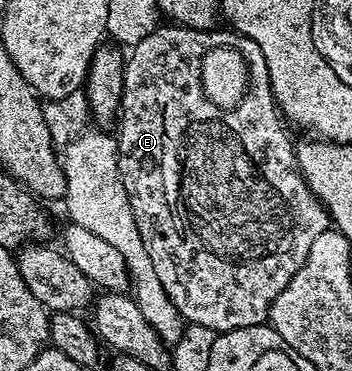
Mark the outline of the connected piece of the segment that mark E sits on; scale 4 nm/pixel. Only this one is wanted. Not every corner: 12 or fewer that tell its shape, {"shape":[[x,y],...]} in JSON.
{"shape":[[163,23],[121,183],[184,322],[262,325],[328,229],[261,47]]}

